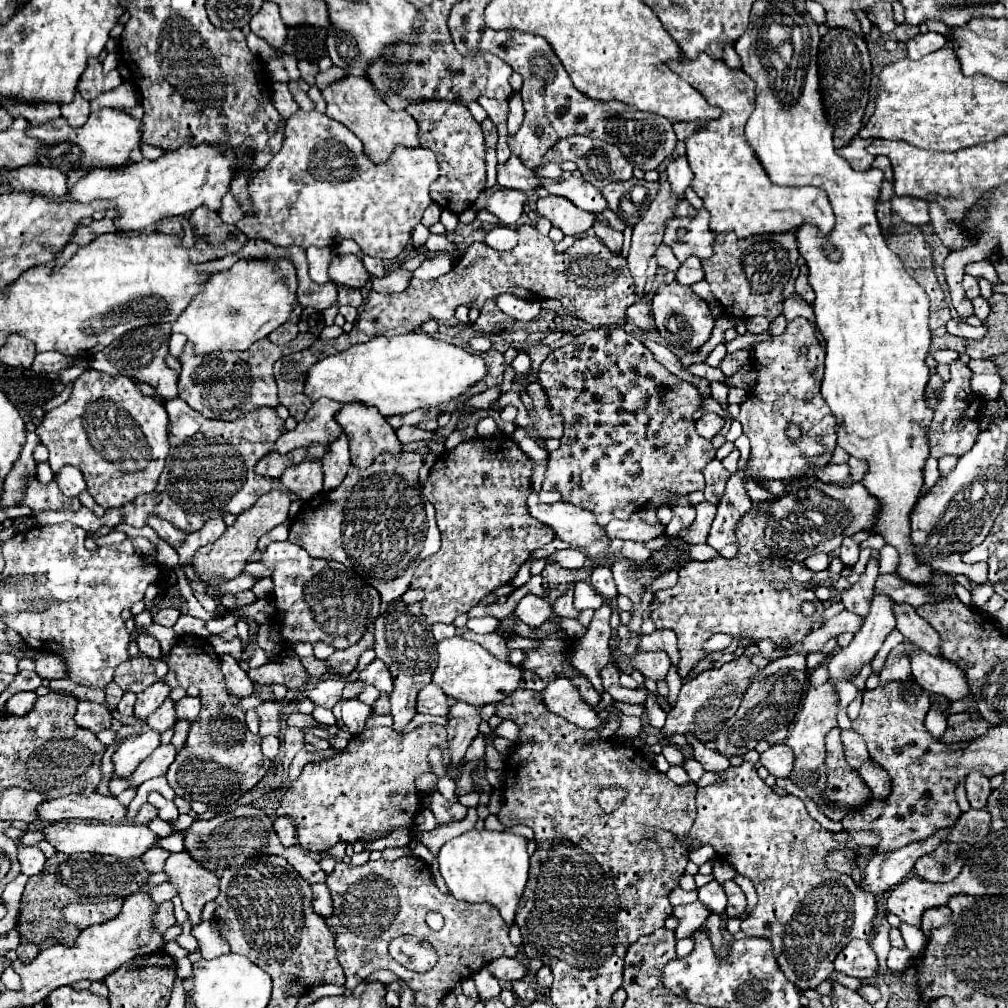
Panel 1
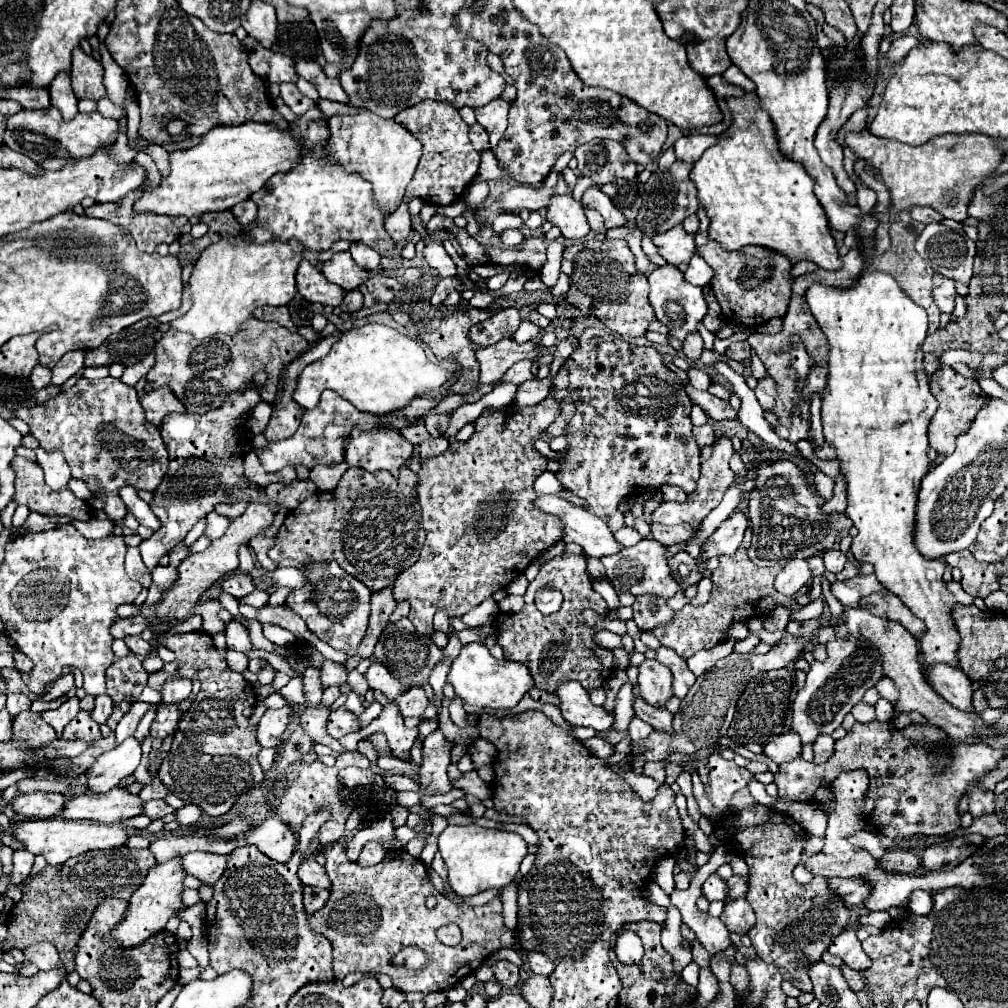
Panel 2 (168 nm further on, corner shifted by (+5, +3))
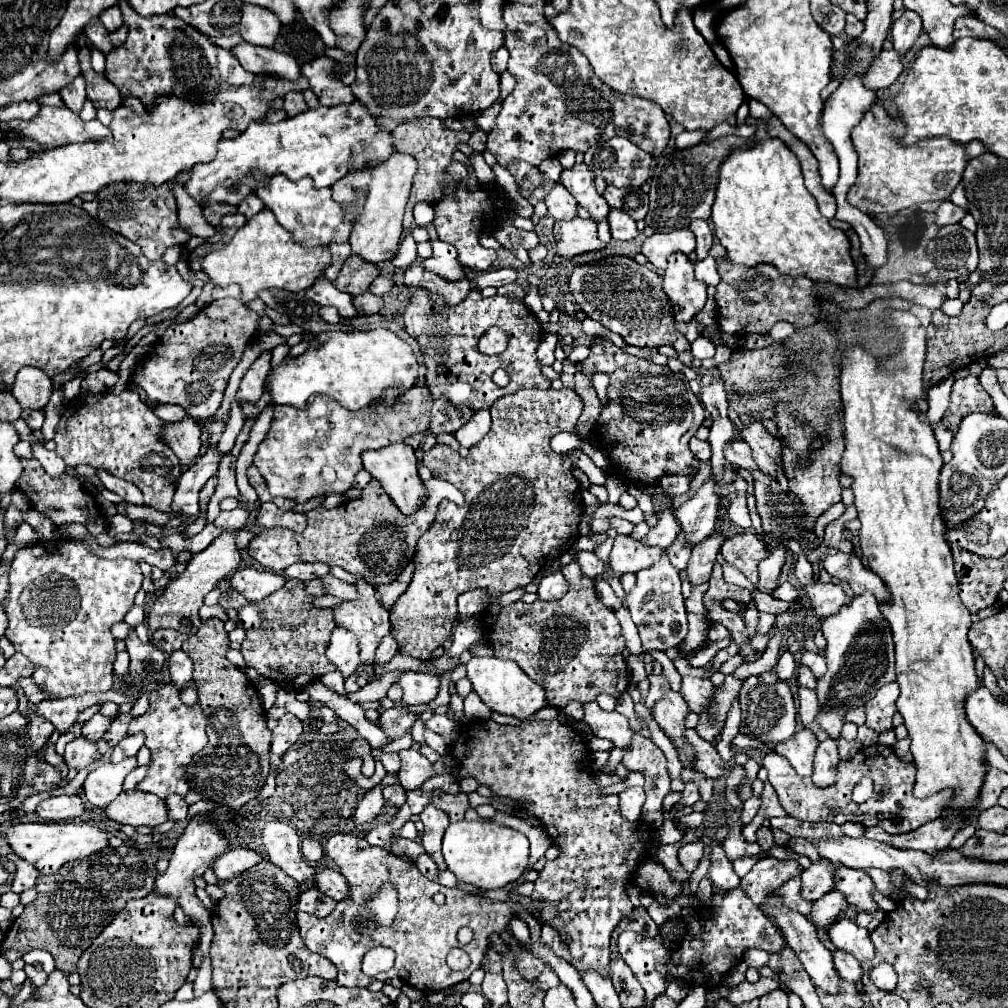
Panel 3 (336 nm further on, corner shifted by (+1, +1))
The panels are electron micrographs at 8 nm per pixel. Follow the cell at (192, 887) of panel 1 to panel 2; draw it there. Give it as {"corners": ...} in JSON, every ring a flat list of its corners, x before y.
{"corners":[[188,852,182,856,182,866,186,874,196,876,202,884,214,886,214,882,224,874,228,856,210,852]]}

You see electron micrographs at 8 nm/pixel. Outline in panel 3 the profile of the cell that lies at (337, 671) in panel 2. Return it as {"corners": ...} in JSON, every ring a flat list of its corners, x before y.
{"corners":[[336,628,332,632,330,644,326,648,326,656,336,666,336,670,342,674,342,678,352,676,360,666,356,636,352,632,348,632,348,630]]}

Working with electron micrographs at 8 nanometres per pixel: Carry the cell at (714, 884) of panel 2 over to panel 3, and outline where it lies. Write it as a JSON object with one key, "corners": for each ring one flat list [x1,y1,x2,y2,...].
{"corners":[[712,846,712,852,710,852,710,870,708,870,708,876,712,880,712,884,716,888,720,888,722,892,728,892,732,888,738,888,740,884,740,878,736,876,736,872,732,870,732,864,728,862,728,858,724,856,724,850,722,846]]}

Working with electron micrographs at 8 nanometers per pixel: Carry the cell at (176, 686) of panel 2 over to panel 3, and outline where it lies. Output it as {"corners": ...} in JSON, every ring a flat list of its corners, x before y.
{"corners":[[174,652,174,654,170,654,170,658,168,658,168,668,170,668,172,684,174,684,178,690,188,688,188,684,192,682,192,672,194,672,192,660,190,660,184,652]]}

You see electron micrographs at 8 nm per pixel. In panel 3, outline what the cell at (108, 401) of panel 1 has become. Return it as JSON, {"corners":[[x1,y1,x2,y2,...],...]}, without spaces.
{"corners":[[122,390,120,394,88,394,78,400,78,406,68,404,60,416,54,434,56,454,64,458,66,466,76,468,78,464,90,464,136,484,144,494,144,504,170,512,180,460,176,460,176,454,162,440,162,424,164,420,160,420,134,390]]}

